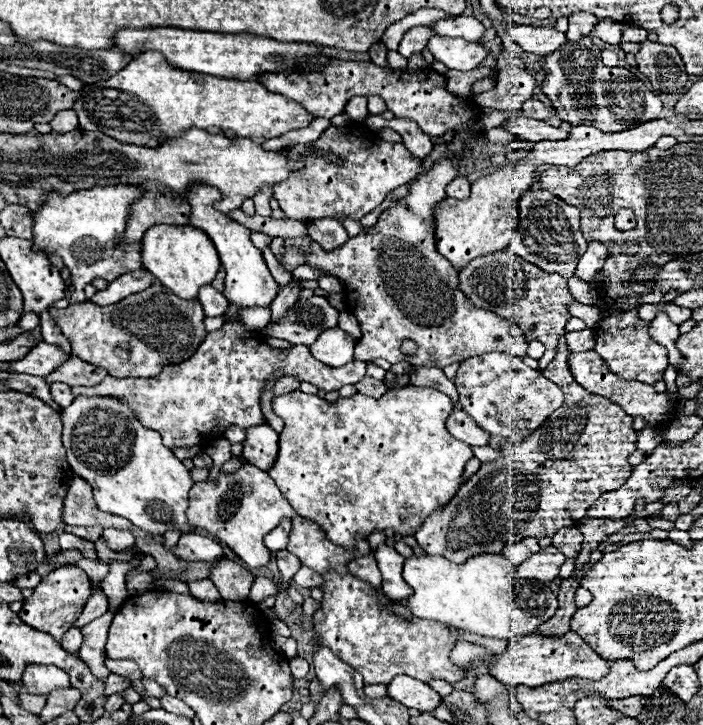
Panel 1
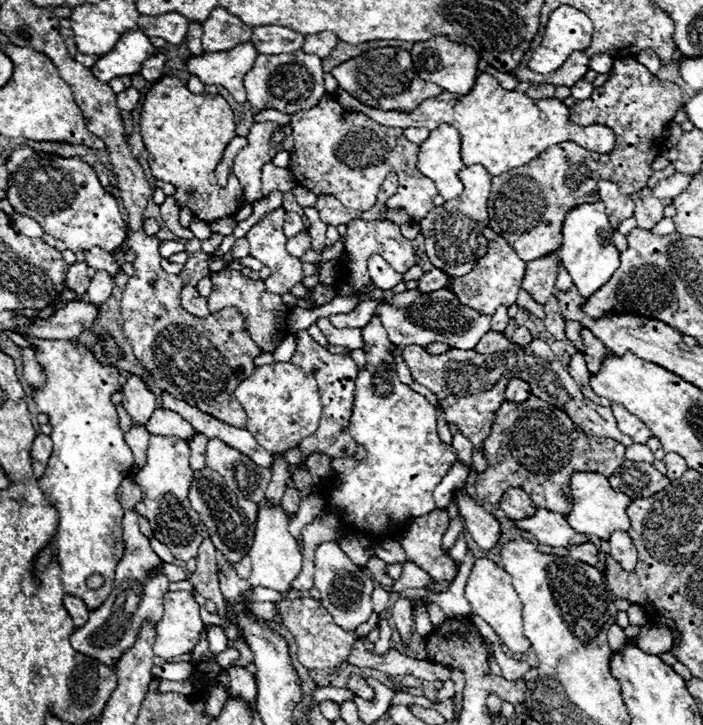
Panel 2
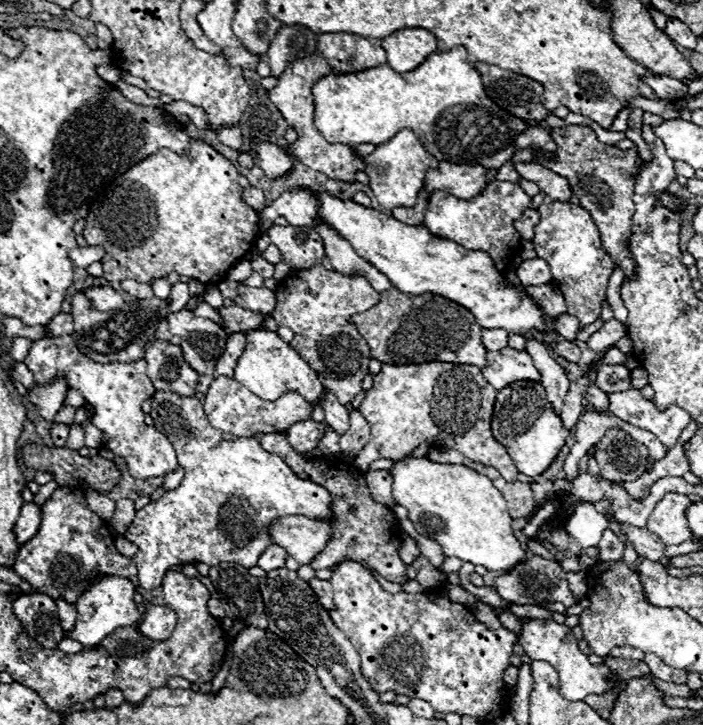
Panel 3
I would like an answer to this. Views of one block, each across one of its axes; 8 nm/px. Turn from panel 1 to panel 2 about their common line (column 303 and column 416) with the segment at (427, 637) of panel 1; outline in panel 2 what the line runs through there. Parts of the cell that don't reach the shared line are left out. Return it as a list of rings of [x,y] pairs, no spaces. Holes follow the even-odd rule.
[[[432,510],[432,514],[426,514],[426,516],[418,516],[414,518],[408,528],[404,530],[402,534],[402,548],[406,550],[406,556],[408,560],[412,560],[414,564],[418,564],[422,570],[426,570],[432,578],[436,578],[438,582],[428,586],[436,592],[446,592],[448,590],[448,584],[454,580],[454,576],[458,574],[458,570],[454,568],[452,560],[448,558],[448,554],[442,552],[442,536],[448,528],[448,512],[446,510]]]

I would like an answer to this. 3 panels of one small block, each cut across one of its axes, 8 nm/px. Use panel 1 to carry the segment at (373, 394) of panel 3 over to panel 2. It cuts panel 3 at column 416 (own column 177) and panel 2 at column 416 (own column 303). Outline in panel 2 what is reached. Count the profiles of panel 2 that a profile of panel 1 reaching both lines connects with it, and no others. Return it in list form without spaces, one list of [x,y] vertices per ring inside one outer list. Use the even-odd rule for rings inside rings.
[[[534,338],[532,344],[526,344],[526,346],[512,344],[512,348],[506,348],[504,352],[494,352],[494,354],[478,354],[474,350],[468,352],[468,350],[452,348],[444,354],[434,356],[434,354],[428,354],[422,346],[408,346],[402,350],[402,358],[410,368],[414,382],[426,386],[438,396],[446,422],[458,426],[458,430],[474,444],[474,448],[480,454],[484,454],[482,444],[490,434],[496,408],[500,408],[500,404],[504,402],[504,390],[512,378],[526,380],[534,396],[566,412],[574,420],[574,424],[582,428],[588,436],[612,438],[624,446],[634,444],[634,440],[628,434],[618,430],[610,408],[598,406],[590,400],[586,402],[578,384],[568,374],[566,366],[558,360],[558,356],[550,350],[550,346],[544,340]]]

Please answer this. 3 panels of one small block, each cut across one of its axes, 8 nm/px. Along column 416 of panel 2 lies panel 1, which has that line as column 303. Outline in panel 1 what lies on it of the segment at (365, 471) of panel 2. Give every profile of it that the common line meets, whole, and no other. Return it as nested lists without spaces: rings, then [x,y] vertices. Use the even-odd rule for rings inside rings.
[[[394,388],[378,400],[354,394],[340,398],[336,404],[294,390],[276,396],[272,408],[286,426],[280,432],[278,460],[268,474],[278,484],[284,498],[292,502],[298,516],[320,524],[332,542],[348,550],[352,550],[358,534],[366,538],[374,530],[394,528],[394,532],[402,536],[412,536],[436,508],[458,492],[464,466],[474,456],[468,444],[460,444],[460,440],[452,438],[444,428],[454,404],[446,394],[434,388]]]

